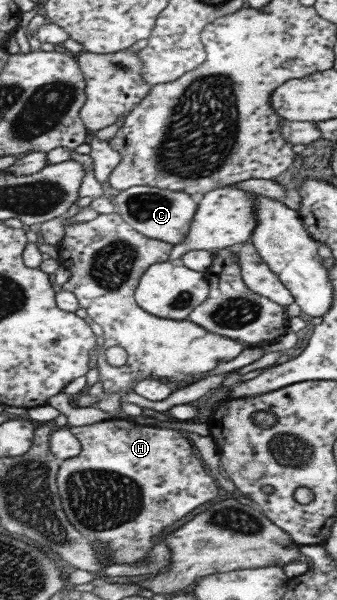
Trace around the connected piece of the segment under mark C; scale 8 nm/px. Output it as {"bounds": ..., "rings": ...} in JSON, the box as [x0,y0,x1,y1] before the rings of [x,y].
{"bounds":[113,186,198,245],"rings":[[[134,186],[133,189],[120,191],[113,203],[116,212],[134,226],[135,230],[146,234],[149,238],[171,242],[173,245],[181,244],[187,238],[195,214],[198,213],[198,204],[190,194],[152,186]]]}

